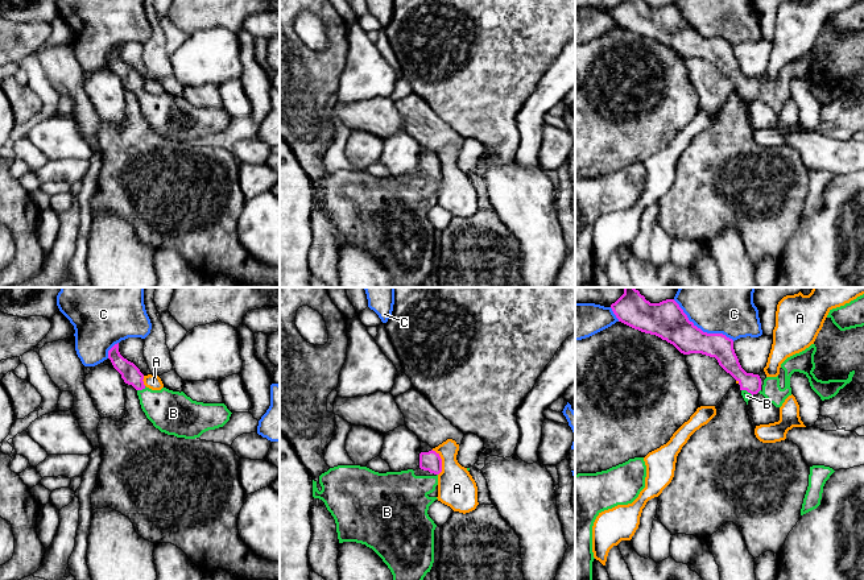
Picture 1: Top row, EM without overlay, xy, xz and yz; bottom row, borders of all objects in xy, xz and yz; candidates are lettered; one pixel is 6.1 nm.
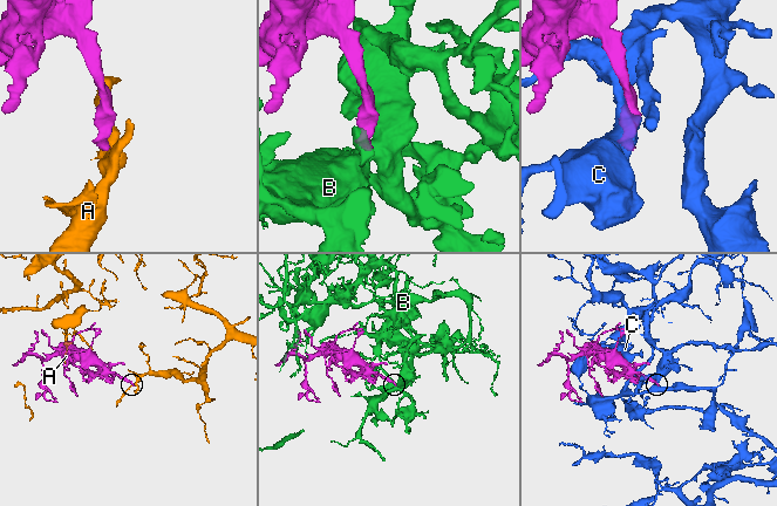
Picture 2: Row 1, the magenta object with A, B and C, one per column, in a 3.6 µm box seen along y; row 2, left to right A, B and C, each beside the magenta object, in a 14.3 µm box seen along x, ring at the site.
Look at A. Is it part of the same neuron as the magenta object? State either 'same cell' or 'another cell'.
another cell

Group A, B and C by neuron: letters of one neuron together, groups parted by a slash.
A / B / C

